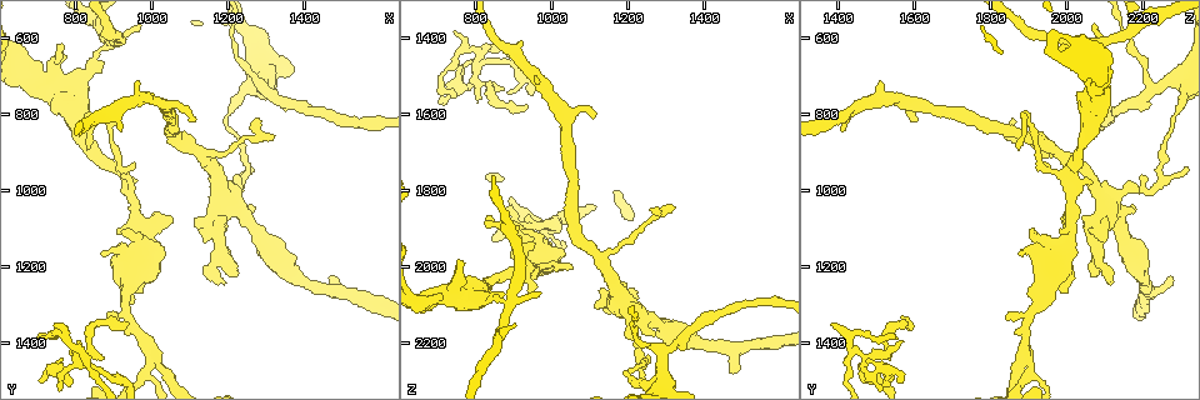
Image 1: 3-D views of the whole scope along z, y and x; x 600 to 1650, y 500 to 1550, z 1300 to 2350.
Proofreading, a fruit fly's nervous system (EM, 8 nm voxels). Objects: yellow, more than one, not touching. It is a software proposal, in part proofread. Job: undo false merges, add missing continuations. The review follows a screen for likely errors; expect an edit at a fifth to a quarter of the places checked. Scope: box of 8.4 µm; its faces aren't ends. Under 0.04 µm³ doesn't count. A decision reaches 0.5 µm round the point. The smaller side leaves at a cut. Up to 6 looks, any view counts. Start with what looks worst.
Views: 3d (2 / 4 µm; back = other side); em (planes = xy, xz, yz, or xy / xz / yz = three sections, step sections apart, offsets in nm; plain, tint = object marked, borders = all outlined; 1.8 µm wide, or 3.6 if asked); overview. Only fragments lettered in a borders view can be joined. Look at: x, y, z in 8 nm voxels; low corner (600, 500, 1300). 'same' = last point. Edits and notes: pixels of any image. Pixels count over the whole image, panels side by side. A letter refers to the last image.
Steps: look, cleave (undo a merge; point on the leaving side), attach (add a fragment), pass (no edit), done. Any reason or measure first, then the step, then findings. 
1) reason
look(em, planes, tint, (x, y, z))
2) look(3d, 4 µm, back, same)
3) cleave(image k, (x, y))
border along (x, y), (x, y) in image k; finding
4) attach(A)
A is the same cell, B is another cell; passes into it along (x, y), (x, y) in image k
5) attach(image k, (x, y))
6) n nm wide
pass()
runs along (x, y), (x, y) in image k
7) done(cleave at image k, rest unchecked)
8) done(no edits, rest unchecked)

three-way junction
look(em, yz, step 16, tint, (890, 610, 2090))

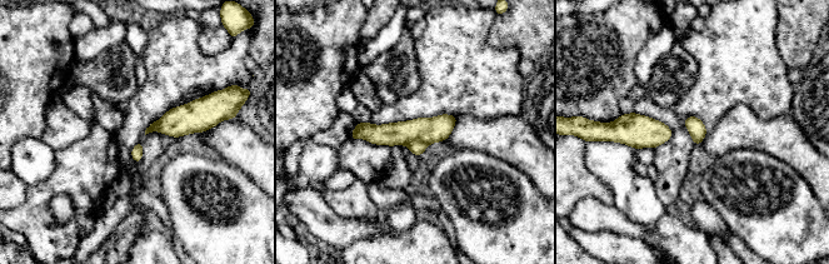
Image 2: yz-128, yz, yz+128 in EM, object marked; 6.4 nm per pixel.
cut it another way
look(em, xy, step 16, tint, same)

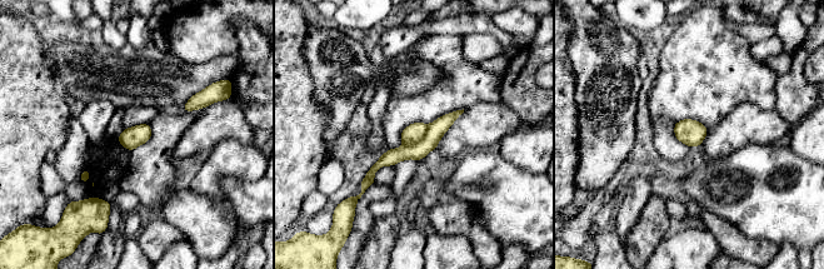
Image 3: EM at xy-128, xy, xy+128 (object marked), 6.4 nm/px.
see the neighbours
look(em, xy, step 16, borders, same)

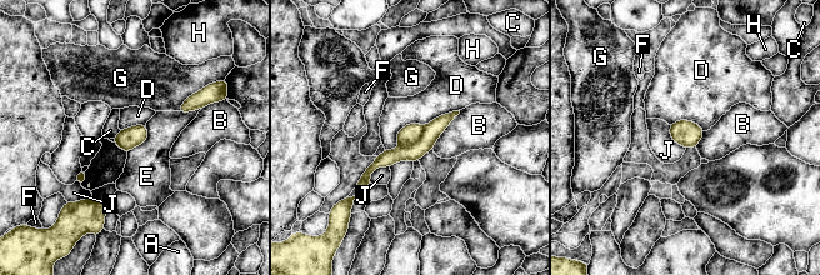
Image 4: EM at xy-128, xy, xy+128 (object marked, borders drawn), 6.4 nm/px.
cleave(image 4, (410, 134))
A, B, C, D, E, F, G, H and J are other cells; a second cell is stuck on

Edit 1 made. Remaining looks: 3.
see it whole again
look(overview)

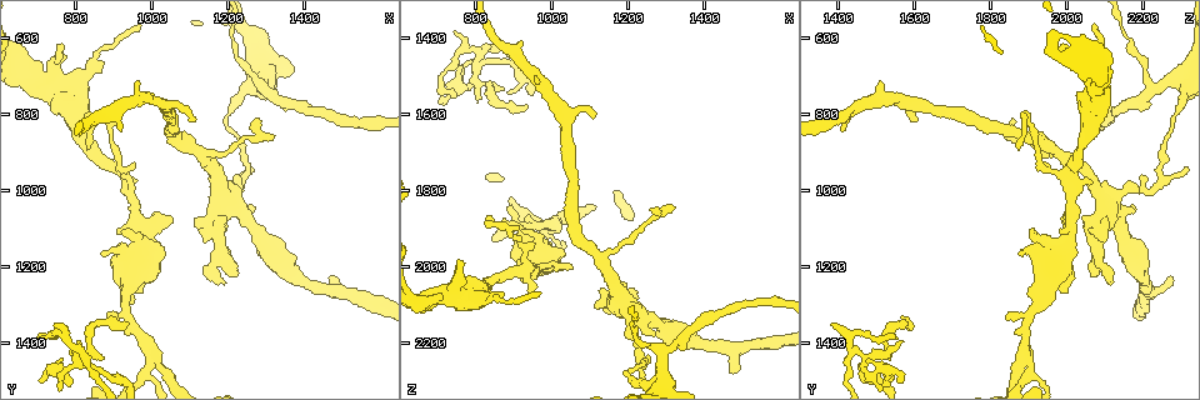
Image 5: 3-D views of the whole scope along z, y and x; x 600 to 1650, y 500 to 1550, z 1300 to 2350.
abrupt turn
look(em, yz, step 4, tint, (1200, 1030, 2125))

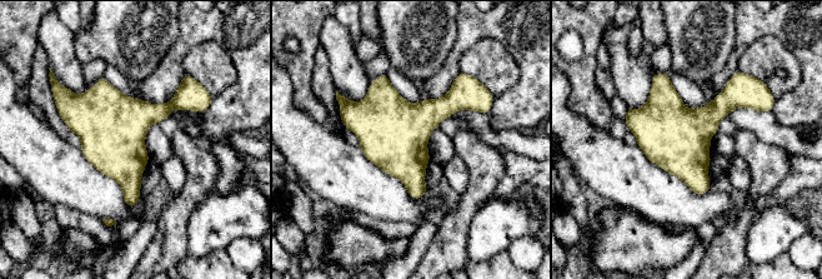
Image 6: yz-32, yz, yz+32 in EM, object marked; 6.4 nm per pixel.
look(em, planes, borders, same)

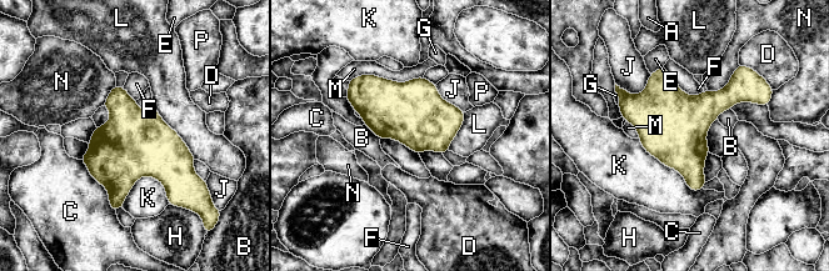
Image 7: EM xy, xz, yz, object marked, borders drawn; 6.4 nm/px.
pass()
A, B, C, D, E, F, G, H, J, K, L, M, N and P are other cells; border along (739, 64), (747, 68) in image 7; all the same cell

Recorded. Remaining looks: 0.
done(cleave at image 4, rest unchecked)

